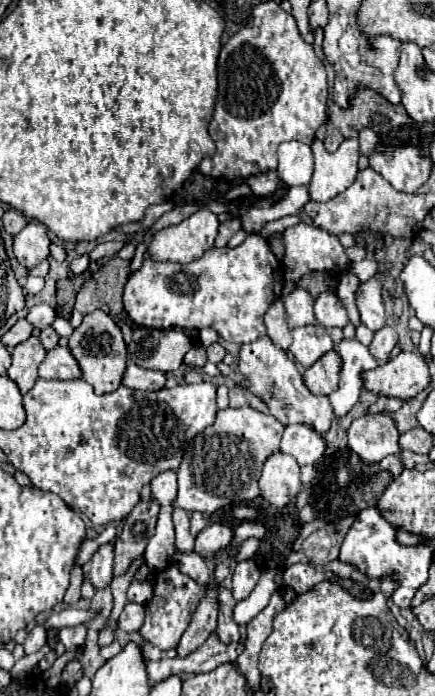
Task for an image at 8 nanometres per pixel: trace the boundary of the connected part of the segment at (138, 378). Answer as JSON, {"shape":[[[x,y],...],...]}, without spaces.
{"shape":[[[128,364],[122,384],[134,390],[162,390],[166,384],[166,376],[160,370],[146,370],[136,364]]]}

